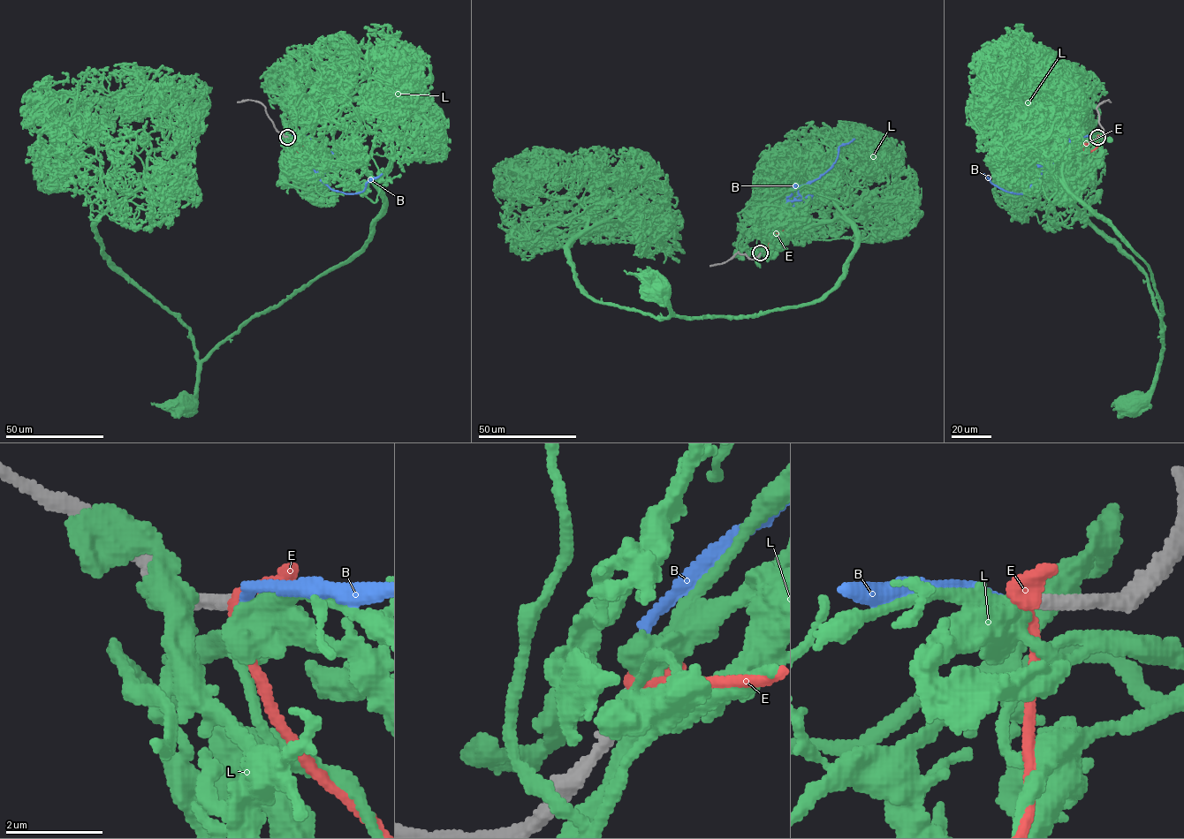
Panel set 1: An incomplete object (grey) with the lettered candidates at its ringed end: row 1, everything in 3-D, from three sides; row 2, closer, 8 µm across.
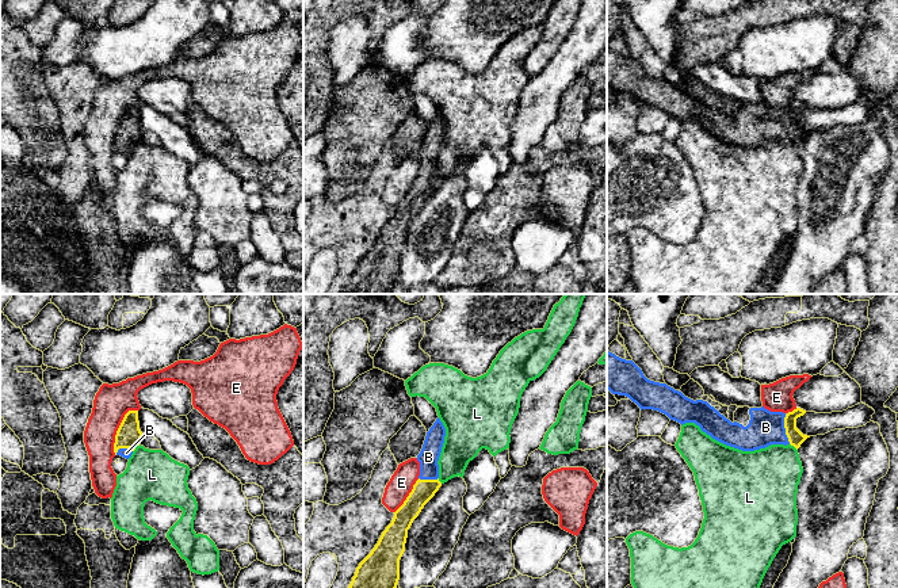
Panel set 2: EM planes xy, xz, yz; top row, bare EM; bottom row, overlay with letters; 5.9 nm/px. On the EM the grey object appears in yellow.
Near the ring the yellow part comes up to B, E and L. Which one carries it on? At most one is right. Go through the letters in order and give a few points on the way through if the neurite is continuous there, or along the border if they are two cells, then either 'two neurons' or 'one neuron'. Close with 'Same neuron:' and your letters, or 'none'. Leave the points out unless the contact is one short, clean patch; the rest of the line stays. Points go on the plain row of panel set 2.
B: runs through yz (795, 134), (786, 126), (765, 123); one neuron
E: two neurons
L: border along xy (140, 141), (133, 148); two neurons
Same neuron: B

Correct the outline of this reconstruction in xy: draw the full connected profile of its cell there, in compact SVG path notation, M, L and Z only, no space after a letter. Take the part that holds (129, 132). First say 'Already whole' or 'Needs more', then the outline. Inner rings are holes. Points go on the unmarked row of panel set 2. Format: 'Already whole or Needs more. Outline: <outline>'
Needs more. Outline: M129 107L115 131L114 149L129 156L141 140L142 129L140 126L138 107Z

